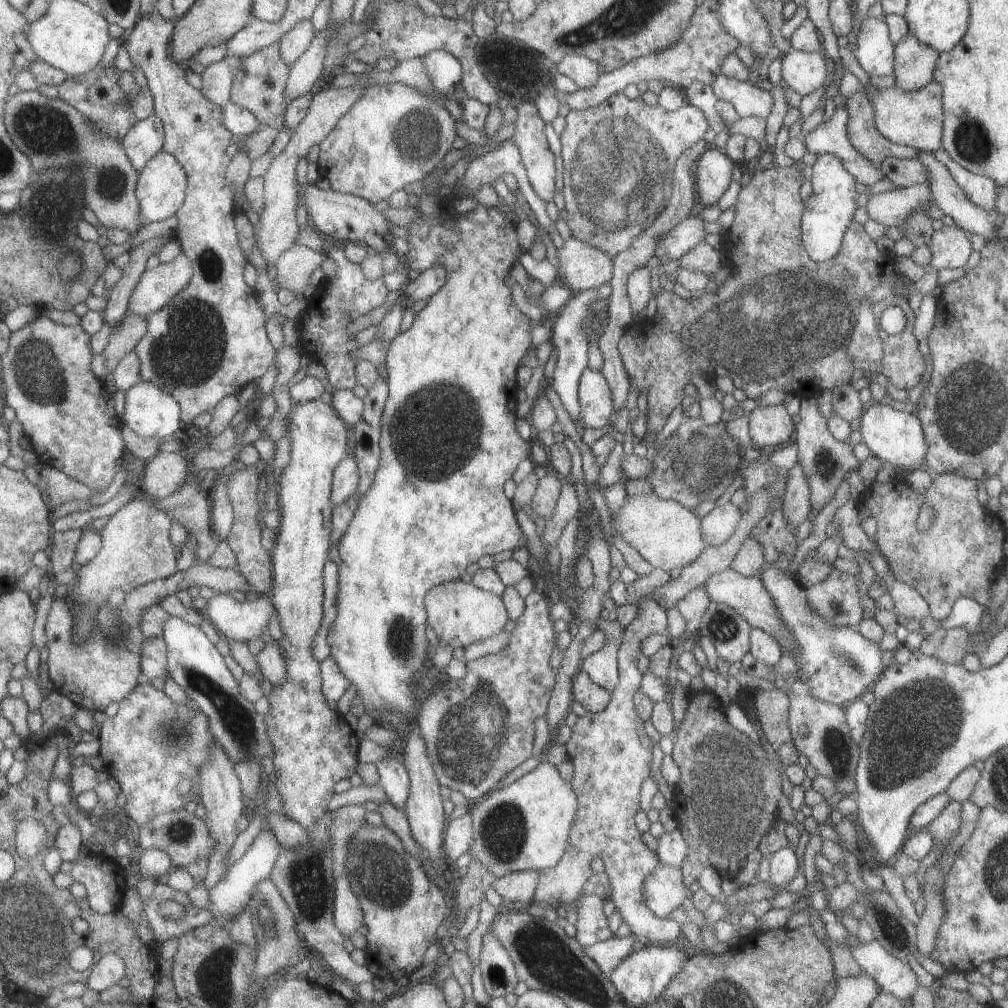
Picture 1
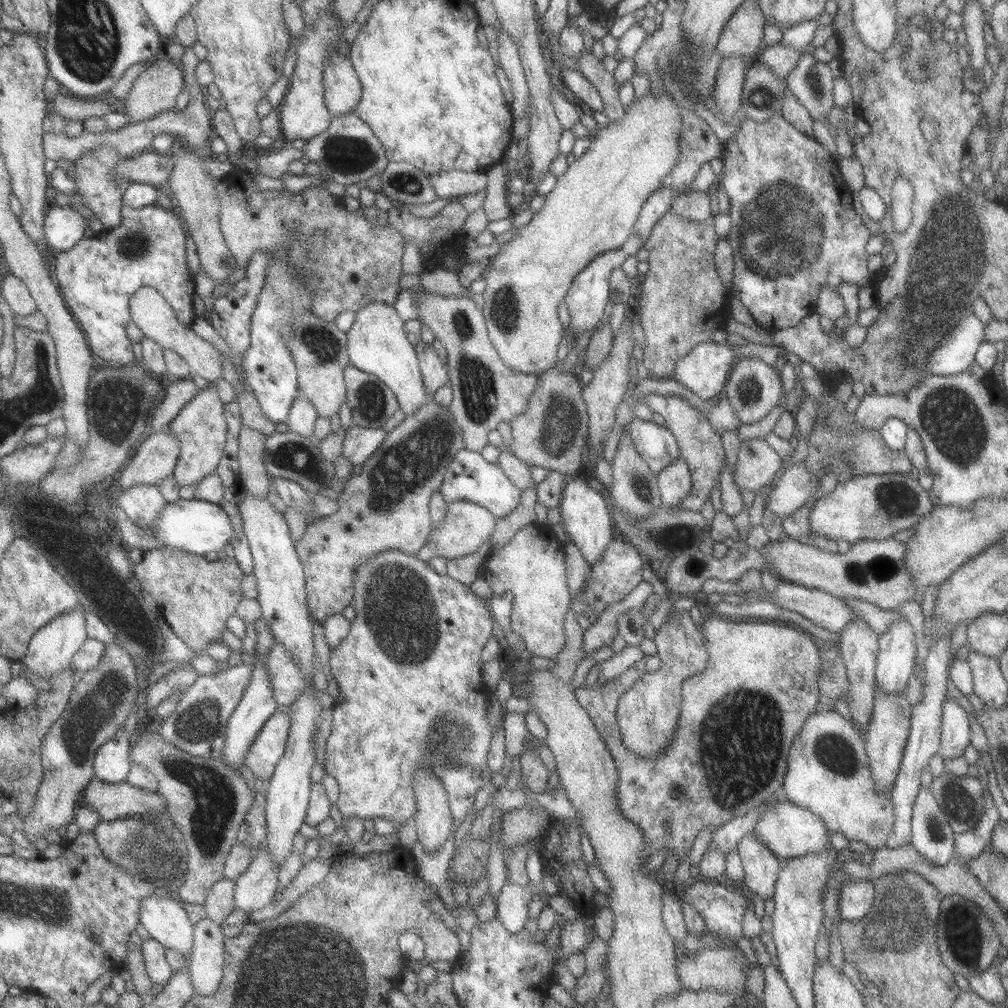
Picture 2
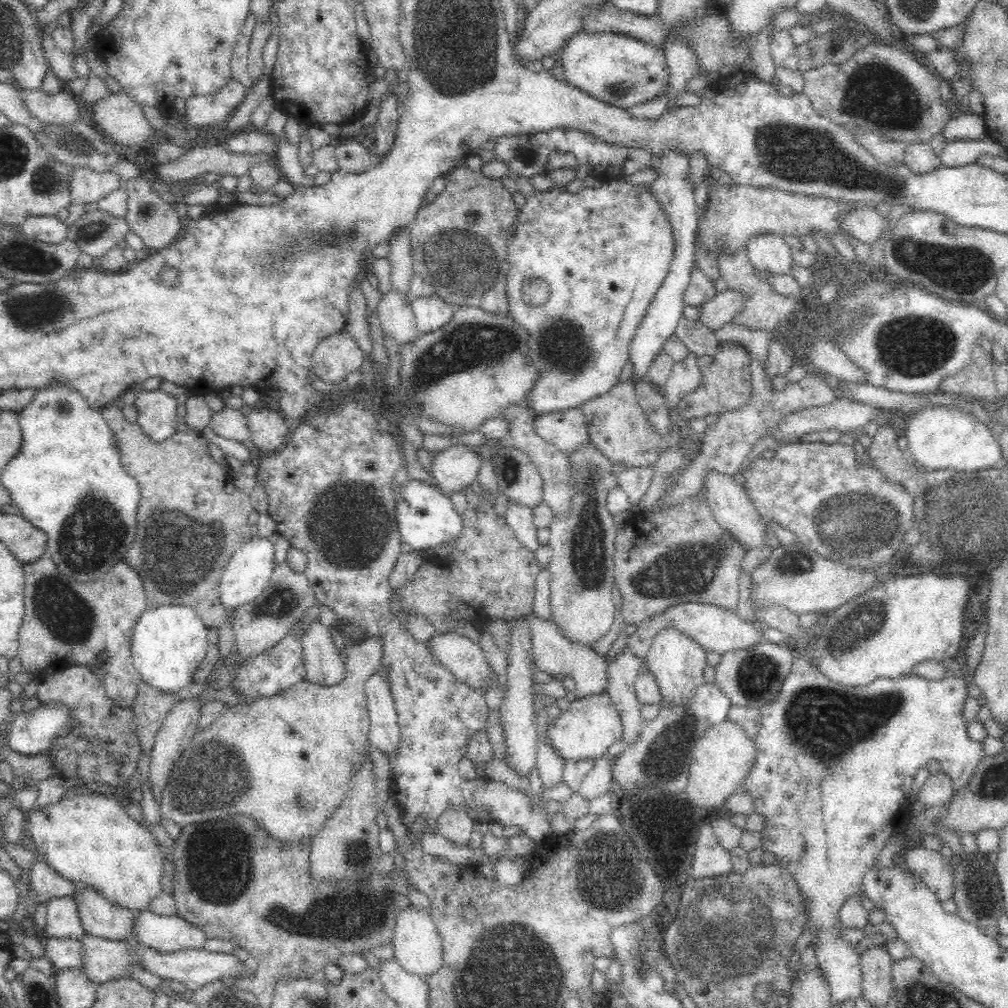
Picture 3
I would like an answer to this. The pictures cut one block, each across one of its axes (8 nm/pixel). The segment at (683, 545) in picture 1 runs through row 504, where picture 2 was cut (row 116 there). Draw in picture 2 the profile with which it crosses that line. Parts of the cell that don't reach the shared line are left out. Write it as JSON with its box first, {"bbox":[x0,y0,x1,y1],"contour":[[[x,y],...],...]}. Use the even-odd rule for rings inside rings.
{"bbox":[481,93,682,375],"contour":[[[647,93],[641,100],[632,101],[628,107],[624,108],[623,116],[615,122],[609,121],[607,126],[603,129],[598,129],[593,138],[589,141],[589,146],[583,154],[574,158],[573,162],[567,165],[565,172],[561,176],[556,177],[556,181],[552,190],[546,195],[546,202],[537,213],[533,215],[529,222],[517,229],[517,233],[509,239],[509,241],[502,243],[498,253],[489,258],[489,264],[485,268],[485,273],[481,278],[485,282],[485,290],[482,292],[483,298],[483,314],[486,318],[487,330],[490,335],[490,342],[494,345],[494,349],[498,353],[498,357],[502,359],[502,364],[510,367],[511,370],[521,374],[537,375],[547,369],[551,369],[557,361],[556,350],[558,344],[563,338],[563,328],[557,319],[557,307],[562,304],[562,298],[565,296],[572,278],[582,269],[587,266],[596,256],[603,252],[619,248],[629,233],[632,232],[637,215],[647,197],[651,193],[655,193],[659,187],[662,186],[662,180],[670,174],[670,170],[675,166],[679,158],[679,139],[680,128],[682,128],[682,118],[678,111],[677,105],[671,99],[668,100],[667,93],[661,93],[658,97]]]}

